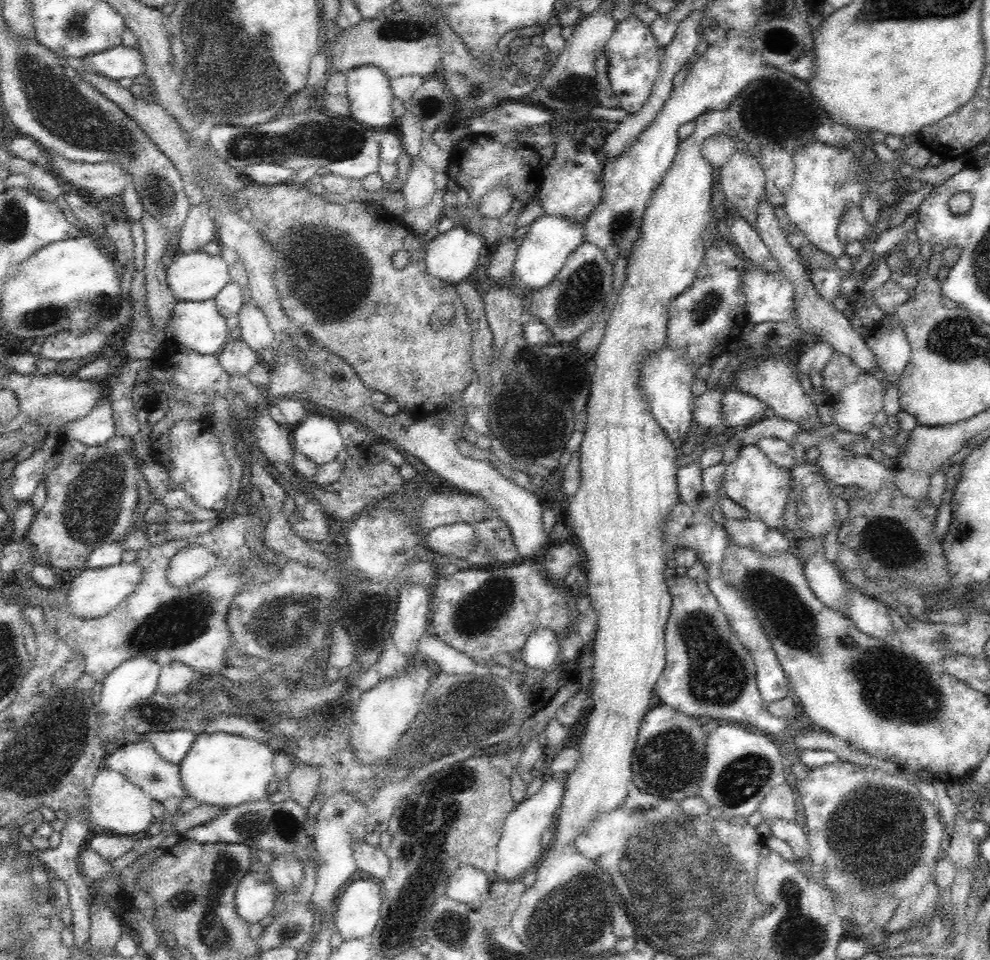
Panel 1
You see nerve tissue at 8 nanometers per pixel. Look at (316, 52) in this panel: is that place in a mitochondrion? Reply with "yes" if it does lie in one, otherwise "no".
no

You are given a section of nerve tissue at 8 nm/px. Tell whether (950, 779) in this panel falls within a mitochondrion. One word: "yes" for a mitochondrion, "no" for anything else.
no

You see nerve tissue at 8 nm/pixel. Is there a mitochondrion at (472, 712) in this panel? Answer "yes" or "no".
yes

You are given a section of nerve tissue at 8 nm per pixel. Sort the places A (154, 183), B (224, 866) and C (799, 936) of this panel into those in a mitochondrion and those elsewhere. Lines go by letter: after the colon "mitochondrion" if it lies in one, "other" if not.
A: mitochondrion
B: mitochondrion
C: mitochondrion

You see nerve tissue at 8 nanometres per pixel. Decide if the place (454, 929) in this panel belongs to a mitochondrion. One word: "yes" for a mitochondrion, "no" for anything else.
yes

